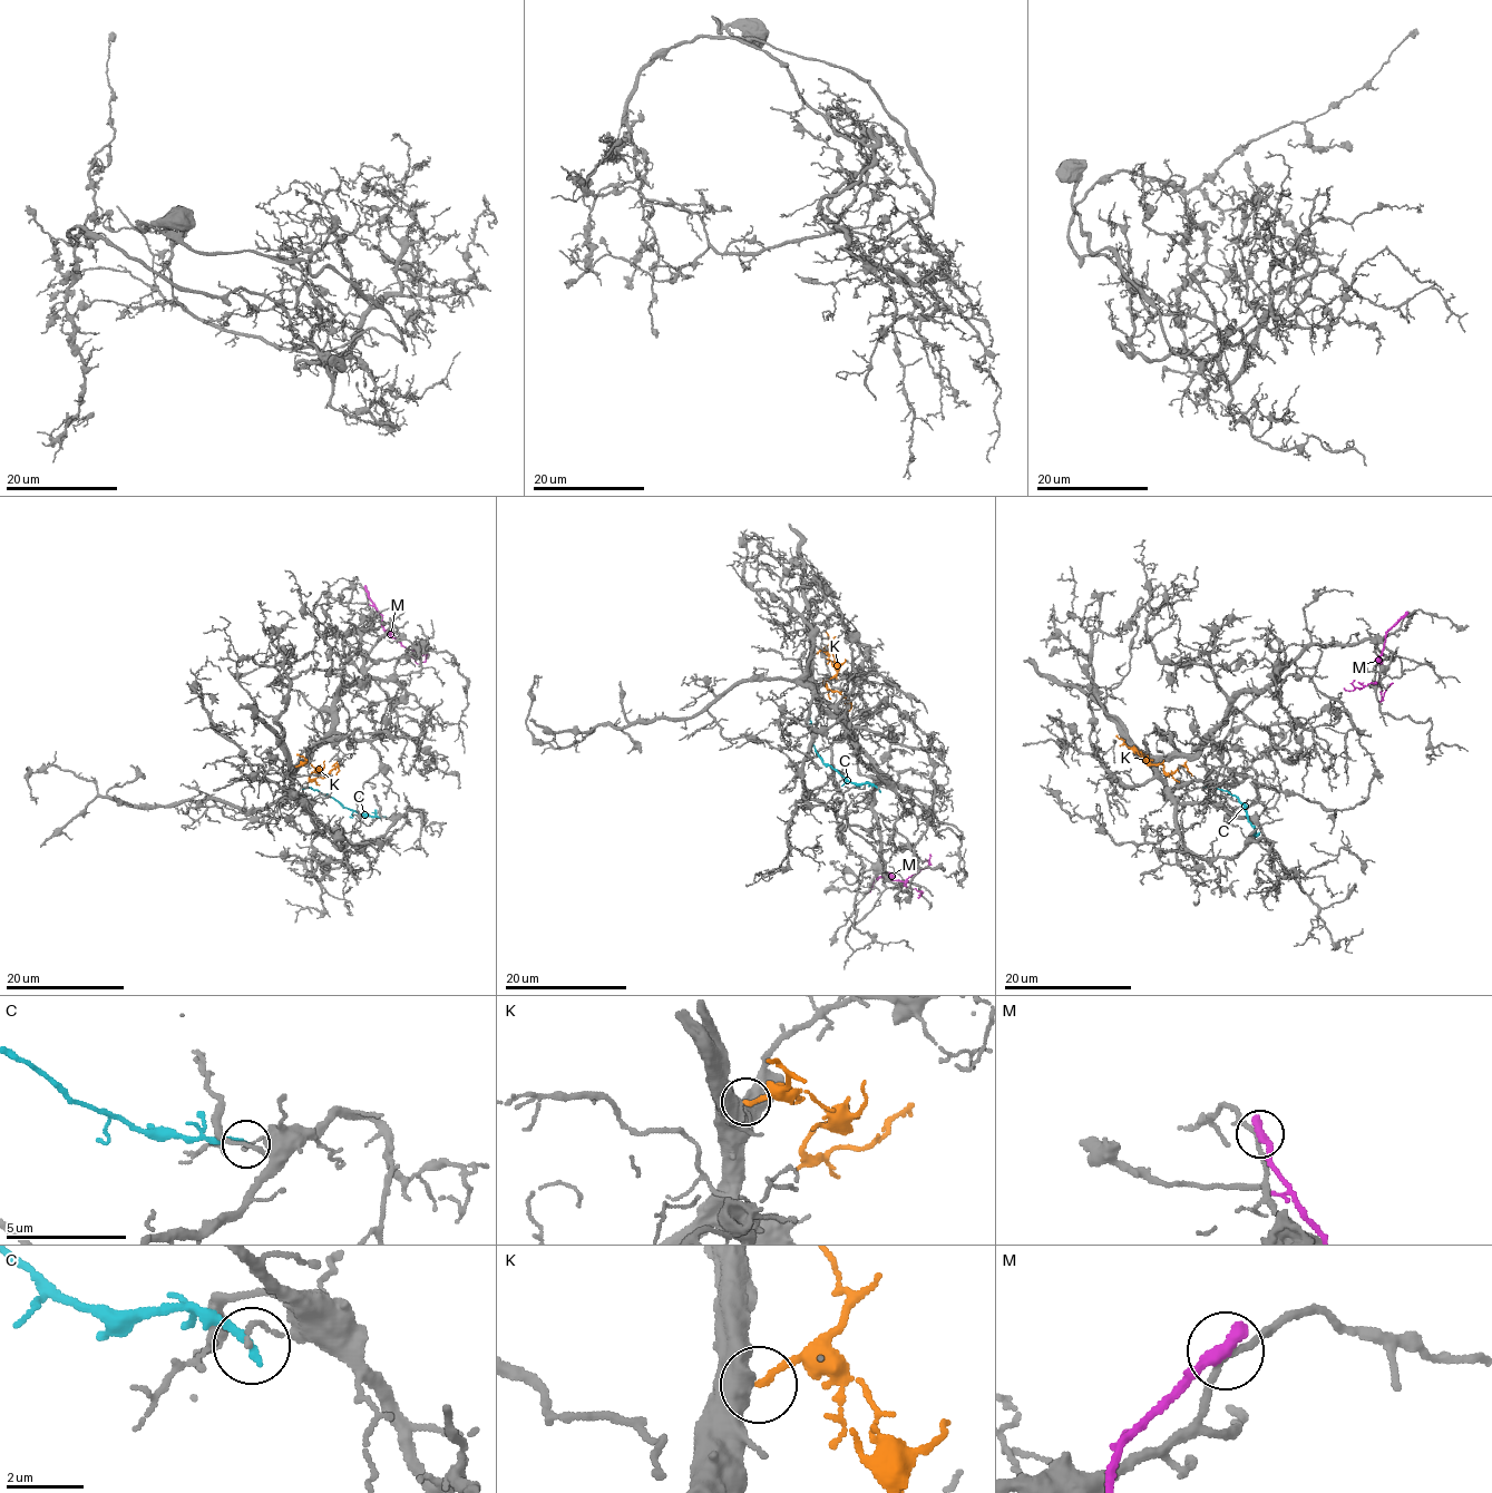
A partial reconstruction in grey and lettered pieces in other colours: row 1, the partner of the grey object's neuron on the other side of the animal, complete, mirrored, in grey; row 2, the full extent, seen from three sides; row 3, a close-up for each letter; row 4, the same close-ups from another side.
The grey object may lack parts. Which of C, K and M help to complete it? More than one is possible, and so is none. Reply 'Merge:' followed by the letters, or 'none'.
Merge: none

